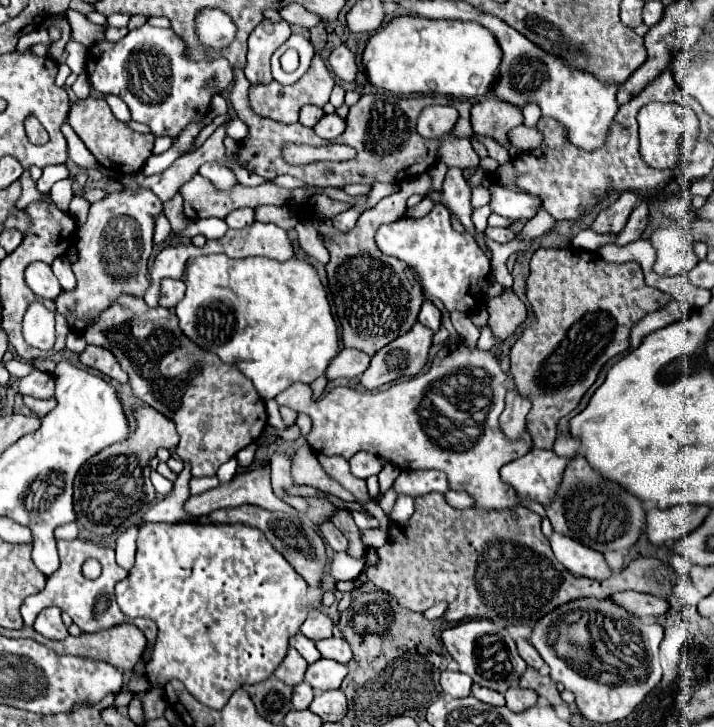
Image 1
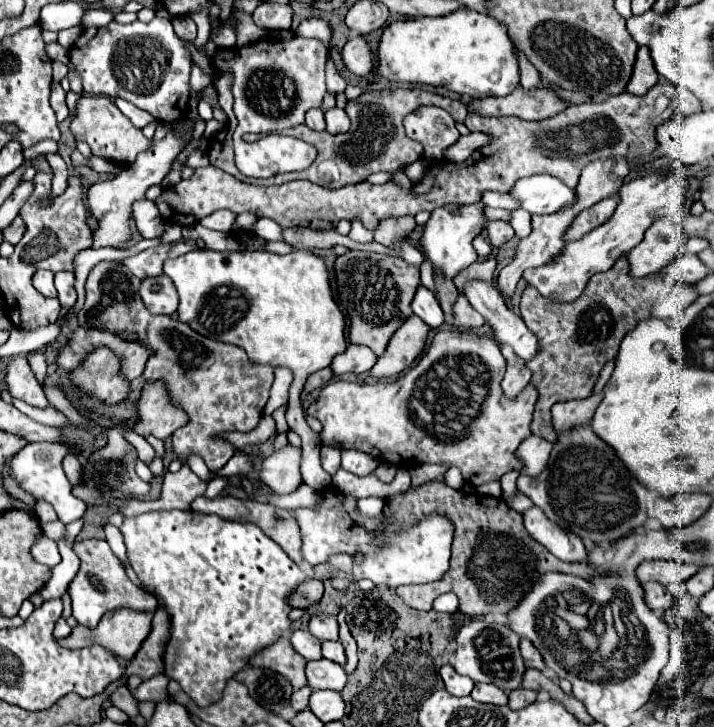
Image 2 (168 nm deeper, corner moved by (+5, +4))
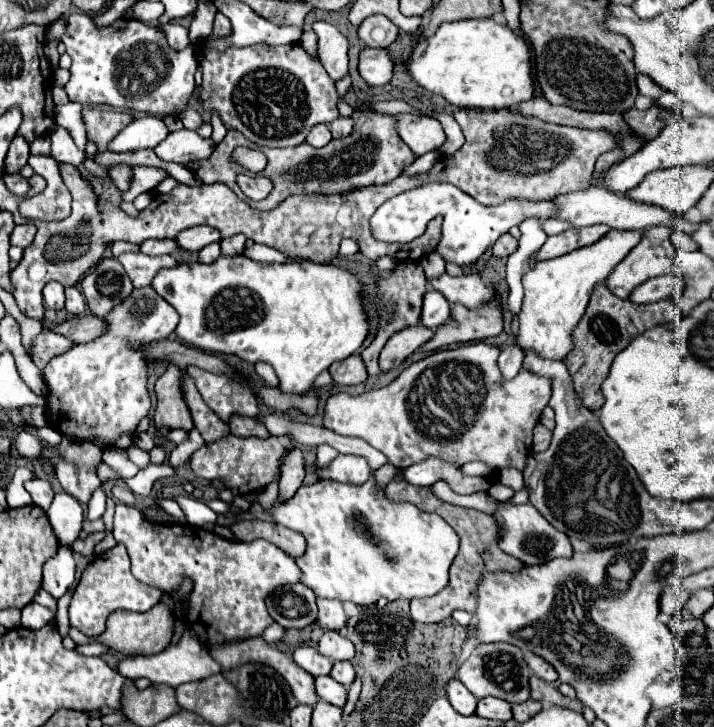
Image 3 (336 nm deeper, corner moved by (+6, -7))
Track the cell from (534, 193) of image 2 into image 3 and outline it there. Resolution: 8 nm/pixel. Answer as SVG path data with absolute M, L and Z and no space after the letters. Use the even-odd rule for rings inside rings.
M587 188L581 192L571 192L567 196L557 196L557 204L561 204L561 212L555 218L569 220L575 228L589 224L607 224L613 230L647 230L651 226L673 226L683 234L693 234L697 230L697 222L689 222L685 216L671 216L659 206L635 202L629 196L613 196L613 192L605 192L601 188Z

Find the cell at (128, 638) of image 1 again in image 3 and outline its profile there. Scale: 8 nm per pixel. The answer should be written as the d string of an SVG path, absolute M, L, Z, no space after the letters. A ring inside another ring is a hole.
M159 602L153 608L149 608L147 612L129 612L129 610L111 612L109 622L107 622L107 630L103 632L101 638L87 638L75 628L69 628L69 636L77 644L103 642L103 644L109 644L111 650L117 650L117 652L123 652L123 654L129 654L129 656L137 656L137 654L147 656L147 654L159 654L161 650L165 650L171 644L173 628L175 628L175 618L173 618L171 610L163 602Z

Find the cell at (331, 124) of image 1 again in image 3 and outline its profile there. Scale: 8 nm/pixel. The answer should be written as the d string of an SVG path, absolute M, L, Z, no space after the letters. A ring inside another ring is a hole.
M337 118L329 124L329 130L333 134L333 138L343 138L349 136L353 130L353 120L351 118Z

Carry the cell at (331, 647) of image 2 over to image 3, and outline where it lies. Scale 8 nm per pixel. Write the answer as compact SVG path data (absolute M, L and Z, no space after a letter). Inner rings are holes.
M335 662L333 670L331 670L331 678L337 680L339 684L343 684L345 688L351 686L351 682L355 680L355 670L351 662Z

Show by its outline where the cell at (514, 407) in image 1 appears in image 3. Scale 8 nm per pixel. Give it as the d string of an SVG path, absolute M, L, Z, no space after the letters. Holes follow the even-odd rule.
M505 346L497 358L497 364L501 368L501 374L505 380L511 380L511 376L517 376L517 372L523 366L523 350L515 346Z

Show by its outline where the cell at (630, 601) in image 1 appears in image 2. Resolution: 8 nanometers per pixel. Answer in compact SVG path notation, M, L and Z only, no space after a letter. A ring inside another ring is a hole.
M650 581L650 583L644 583L642 589L644 589L644 601L646 601L646 605L648 605L652 611L658 611L658 609L664 609L664 611L666 611L666 609L674 603L672 595L670 595L670 593L666 591L666 587L662 587L660 583Z

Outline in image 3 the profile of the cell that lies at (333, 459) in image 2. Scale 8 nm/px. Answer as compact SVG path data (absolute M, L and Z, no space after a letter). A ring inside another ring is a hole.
M317 446L317 466L325 466L329 464L339 452L331 446Z

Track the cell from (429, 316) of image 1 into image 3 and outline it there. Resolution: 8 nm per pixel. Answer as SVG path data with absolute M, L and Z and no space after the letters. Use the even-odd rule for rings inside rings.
M429 290L425 294L425 300L423 300L423 320L421 320L421 324L435 330L435 328L443 326L447 320L449 320L447 298L437 290Z

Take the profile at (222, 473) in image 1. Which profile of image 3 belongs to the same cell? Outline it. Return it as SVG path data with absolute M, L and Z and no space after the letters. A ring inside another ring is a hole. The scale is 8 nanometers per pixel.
M179 494L179 496L175 496L175 502L185 512L189 524L215 524L217 522L217 514L201 500L195 500L191 496Z

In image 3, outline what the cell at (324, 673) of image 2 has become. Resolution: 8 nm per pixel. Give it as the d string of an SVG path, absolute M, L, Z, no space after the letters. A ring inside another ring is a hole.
M319 676L319 678L315 678L315 684L317 684L317 694L321 700L325 700L333 706L339 706L339 708L345 706L345 700L347 700L345 686L339 686L331 676Z

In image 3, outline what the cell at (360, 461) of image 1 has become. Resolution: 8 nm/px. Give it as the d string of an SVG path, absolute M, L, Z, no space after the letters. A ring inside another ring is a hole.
M339 454L329 466L317 468L319 480L337 480L337 482L349 482L349 484L363 484L369 480L371 468L365 458L361 456L343 456Z

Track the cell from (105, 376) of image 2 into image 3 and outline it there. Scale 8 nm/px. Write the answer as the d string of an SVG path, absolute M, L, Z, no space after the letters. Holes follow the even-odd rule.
M151 286L135 288L129 298L125 298L121 304L117 304L105 318L107 332L99 336L93 342L87 344L73 344L67 352L55 356L49 360L49 364L43 370L43 378L47 384L47 416L53 430L61 432L67 438L79 440L79 442L91 442L105 450L111 446L119 436L135 436L137 424L143 416L151 410L151 396L147 390L147 356L145 346L151 342L169 338L169 334L175 330L179 316L171 304L161 300L157 292L153 292Z

